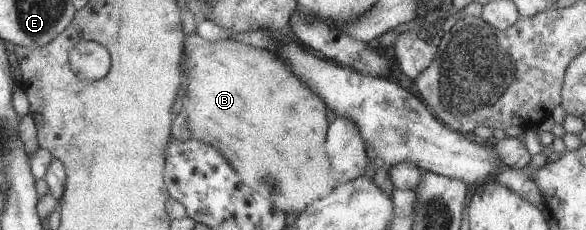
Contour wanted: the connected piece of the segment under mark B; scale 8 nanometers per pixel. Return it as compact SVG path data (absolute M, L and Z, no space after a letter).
M198 33L184 36L184 55L181 61L182 83L181 104L186 111L188 118L188 129L190 138L204 142L206 145L216 148L223 155L223 158L234 168L241 181L250 186L263 198L270 200L275 208L289 213L302 213L308 206L328 195L339 183L332 177L330 169L330 158L326 151L326 136L328 133L329 120L327 120L327 106L308 86L305 86L300 79L289 70L289 67L275 53L267 49L252 47L251 45L233 40L208 41Z

